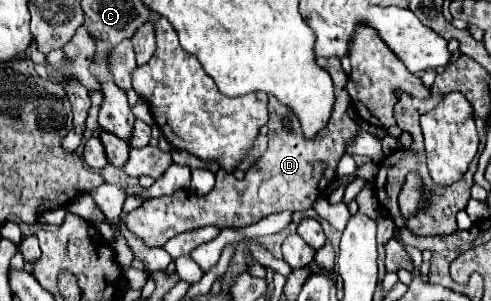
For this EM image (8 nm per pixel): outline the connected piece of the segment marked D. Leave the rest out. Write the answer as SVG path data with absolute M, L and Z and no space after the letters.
M318 57L316 63L326 69L334 81L336 103L332 107L332 115L328 127L320 131L316 139L304 139L300 131L300 121L292 111L288 111L278 99L268 99L268 149L262 157L254 161L250 169L246 169L244 179L234 179L226 171L216 173L214 189L200 197L190 191L176 191L174 195L162 195L156 199L146 199L142 207L134 209L128 225L132 235L140 237L146 247L164 247L168 239L178 233L218 225L218 227L246 227L258 223L262 217L268 217L278 211L306 211L312 203L324 195L332 179L336 177L336 163L342 155L346 155L346 145L354 139L358 131L358 123L348 117L346 109L350 105L350 95L346 91L346 79L340 59L336 57Z

